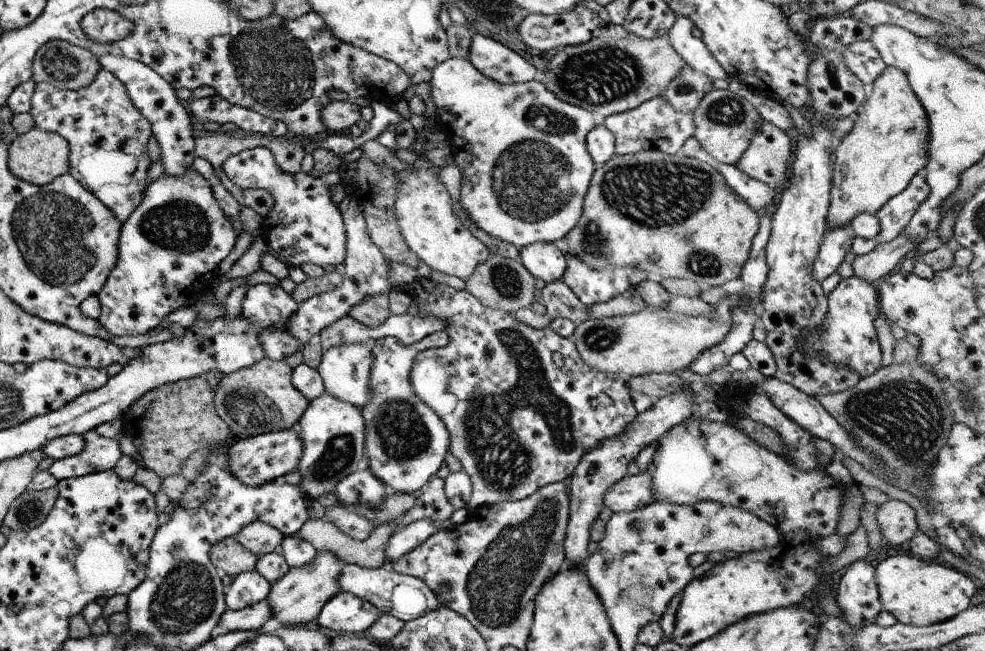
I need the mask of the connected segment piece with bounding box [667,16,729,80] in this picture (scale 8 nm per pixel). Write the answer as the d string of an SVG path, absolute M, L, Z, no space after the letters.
M677 16L675 19L676 22L667 36L678 56L682 56L684 62L698 73L709 75L711 79L726 80L729 77L726 70L716 62L716 58L710 54L704 41L692 35L694 22L686 16Z

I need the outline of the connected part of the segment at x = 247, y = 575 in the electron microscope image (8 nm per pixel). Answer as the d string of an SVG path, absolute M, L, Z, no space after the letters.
M258 571L241 572L233 577L230 589L225 593L227 610L238 612L267 598L271 583Z

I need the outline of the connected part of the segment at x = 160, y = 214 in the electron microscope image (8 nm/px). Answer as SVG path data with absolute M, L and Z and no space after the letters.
M192 168L186 176L182 176L182 178L180 178L180 176L168 176L168 174L163 174L146 187L142 202L132 211L132 214L121 223L120 242L118 242L118 262L116 266L114 266L114 270L108 275L104 286L97 294L101 304L100 324L113 336L124 336L125 334L128 336L136 334L140 334L140 336L142 336L142 334L154 334L157 330L161 329L162 320L164 320L170 312L174 312L174 310L178 310L178 308L186 308L186 306L197 304L203 291L210 290L214 287L214 281L218 278L218 266L220 266L220 262L230 254L238 240L238 236L239 235L234 232L234 228L232 228L232 222L228 220L228 216L226 216L224 210L220 208L218 200L214 198L210 184L208 184L206 179L202 178L194 168Z

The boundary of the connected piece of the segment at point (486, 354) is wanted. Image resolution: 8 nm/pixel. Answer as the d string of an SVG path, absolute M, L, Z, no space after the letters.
M416 278L412 283L403 284L400 288L411 296L412 304L418 306L420 313L424 313L426 316L436 316L440 320L446 320L446 324L448 324L446 334L450 340L446 346L433 346L416 354L412 372L410 372L410 386L418 398L424 404L428 404L440 417L440 420L444 421L444 426L450 433L449 452L461 462L462 471L468 474L472 483L472 496L467 504L468 509L498 504L498 502L524 500L539 488L570 477L584 454L598 448L602 440L618 436L620 432L624 432L624 428L628 428L632 424L637 410L632 404L628 384L622 380L620 375L600 372L596 368L586 366L576 345L568 340L568 337L559 336L550 326L535 329L524 324L521 320L517 320L512 313L485 307L480 300L466 290L460 291L450 286L438 284L432 278Z

